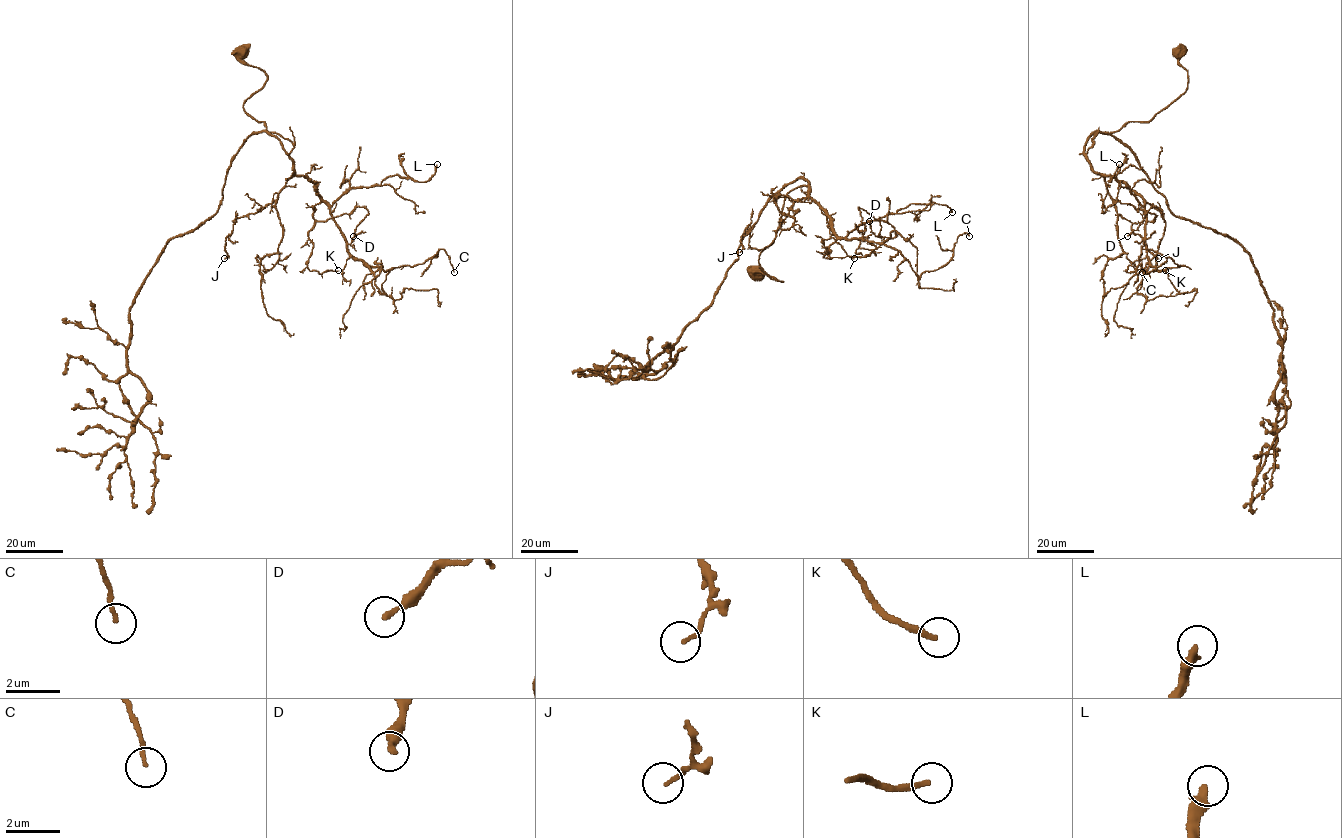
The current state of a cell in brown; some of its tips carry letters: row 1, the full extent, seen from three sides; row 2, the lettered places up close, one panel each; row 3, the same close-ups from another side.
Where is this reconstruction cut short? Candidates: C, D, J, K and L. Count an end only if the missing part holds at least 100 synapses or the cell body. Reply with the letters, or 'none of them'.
none of them

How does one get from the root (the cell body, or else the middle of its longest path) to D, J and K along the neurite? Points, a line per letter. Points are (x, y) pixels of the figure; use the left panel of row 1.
D: (243, 50), (267, 76), (243, 109), (291, 142), (294, 174), (321, 199), (315, 219), (368, 211), (353, 236)
J: (243, 50), (242, 59), (267, 76), (243, 109), (291, 142), (293, 175), (272, 203), (233, 221), (224, 258)
K: (243, 50), (267, 76), (243, 109), (291, 142), (294, 174), (321, 199), (307, 268), (338, 270)

